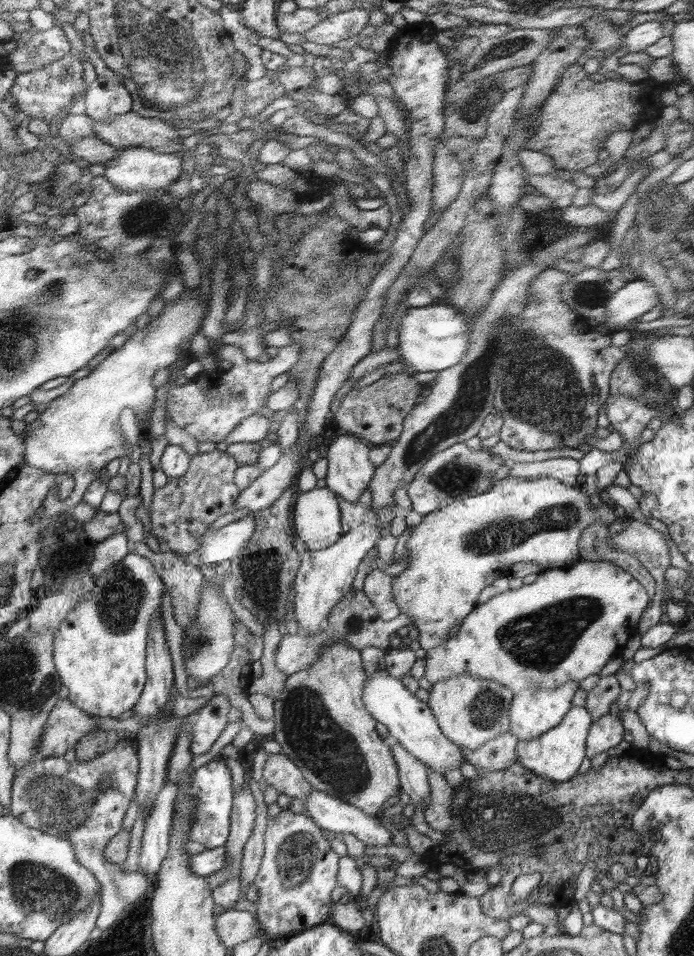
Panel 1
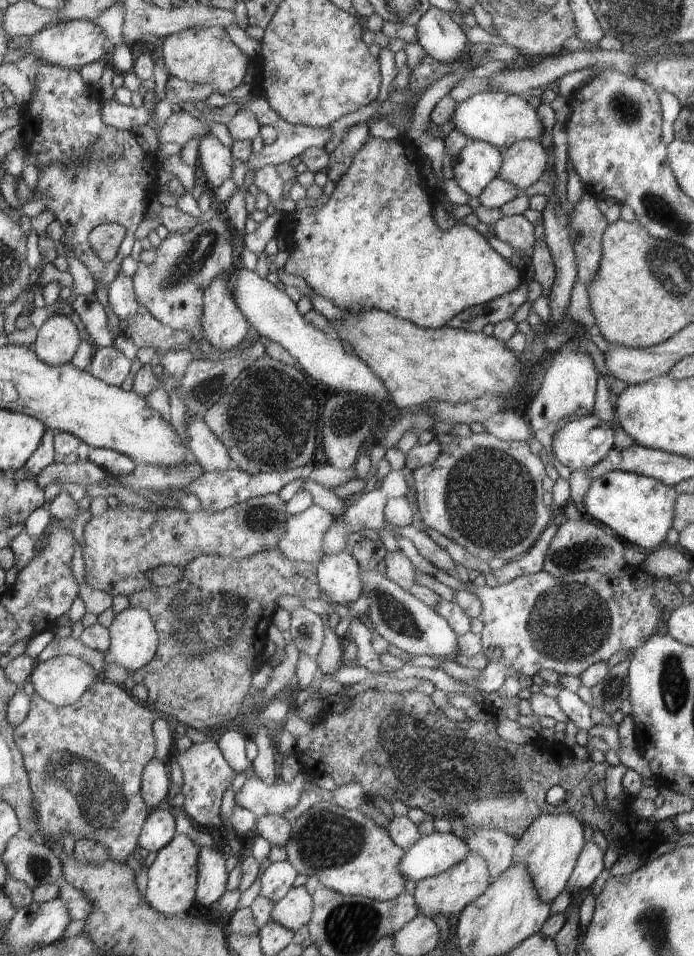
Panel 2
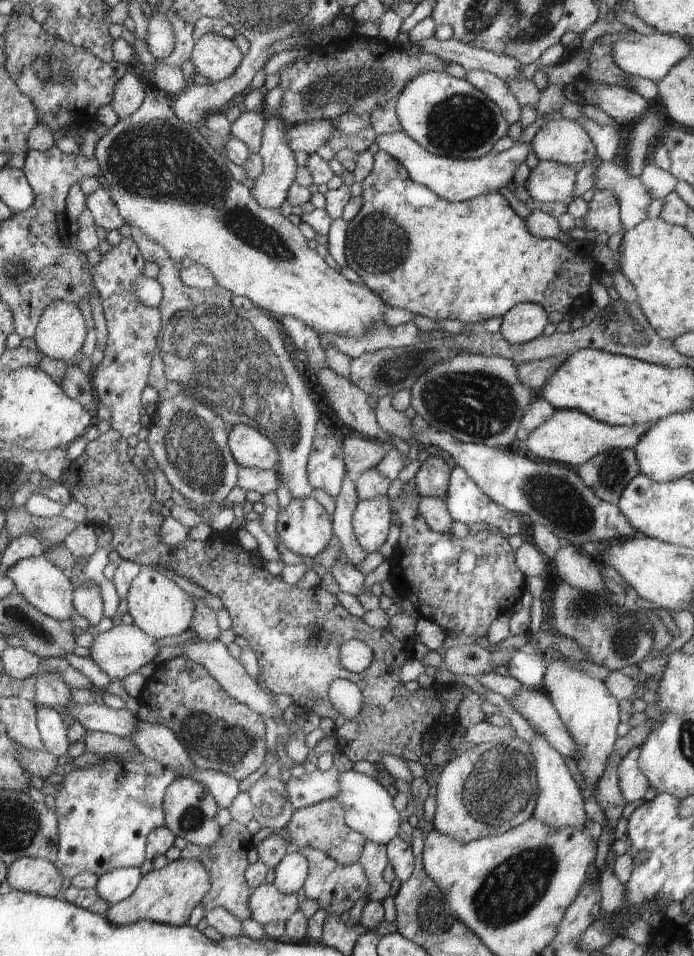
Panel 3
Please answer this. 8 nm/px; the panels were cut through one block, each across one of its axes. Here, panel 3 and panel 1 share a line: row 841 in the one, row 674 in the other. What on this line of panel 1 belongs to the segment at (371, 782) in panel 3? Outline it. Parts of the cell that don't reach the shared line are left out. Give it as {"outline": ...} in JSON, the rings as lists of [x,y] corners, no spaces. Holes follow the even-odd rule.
{"outline":[[[388,668],[380,669],[379,672],[365,678],[362,696],[365,708],[382,724],[388,737],[402,744],[405,750],[428,768],[444,775],[448,770],[460,768],[462,761],[466,761],[461,748],[441,732],[439,722],[433,716],[433,710],[422,700],[418,700],[398,677],[391,676]]]}

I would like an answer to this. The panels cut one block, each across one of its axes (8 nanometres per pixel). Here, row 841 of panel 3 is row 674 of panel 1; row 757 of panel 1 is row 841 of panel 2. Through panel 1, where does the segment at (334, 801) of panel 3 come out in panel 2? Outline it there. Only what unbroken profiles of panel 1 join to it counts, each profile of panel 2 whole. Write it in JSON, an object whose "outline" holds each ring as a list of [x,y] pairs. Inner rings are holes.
{"outline":[[[327,798],[298,816],[292,822],[292,828],[292,837],[284,848],[285,859],[296,868],[300,875],[316,876],[321,887],[337,891],[342,895],[360,896],[376,901],[390,901],[404,892],[407,880],[400,870],[400,862],[405,854],[404,850],[393,842],[388,831],[377,826],[362,812],[345,810],[334,805]]]}

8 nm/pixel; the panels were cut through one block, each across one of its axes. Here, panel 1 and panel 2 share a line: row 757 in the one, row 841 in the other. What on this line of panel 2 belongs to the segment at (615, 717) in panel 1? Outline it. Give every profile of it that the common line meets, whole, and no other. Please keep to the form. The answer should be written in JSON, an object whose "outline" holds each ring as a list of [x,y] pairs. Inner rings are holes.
{"outline":[[[592,839],[586,842],[584,852],[577,859],[577,867],[569,879],[567,890],[572,894],[578,894],[590,887],[604,870],[605,853]]]}

